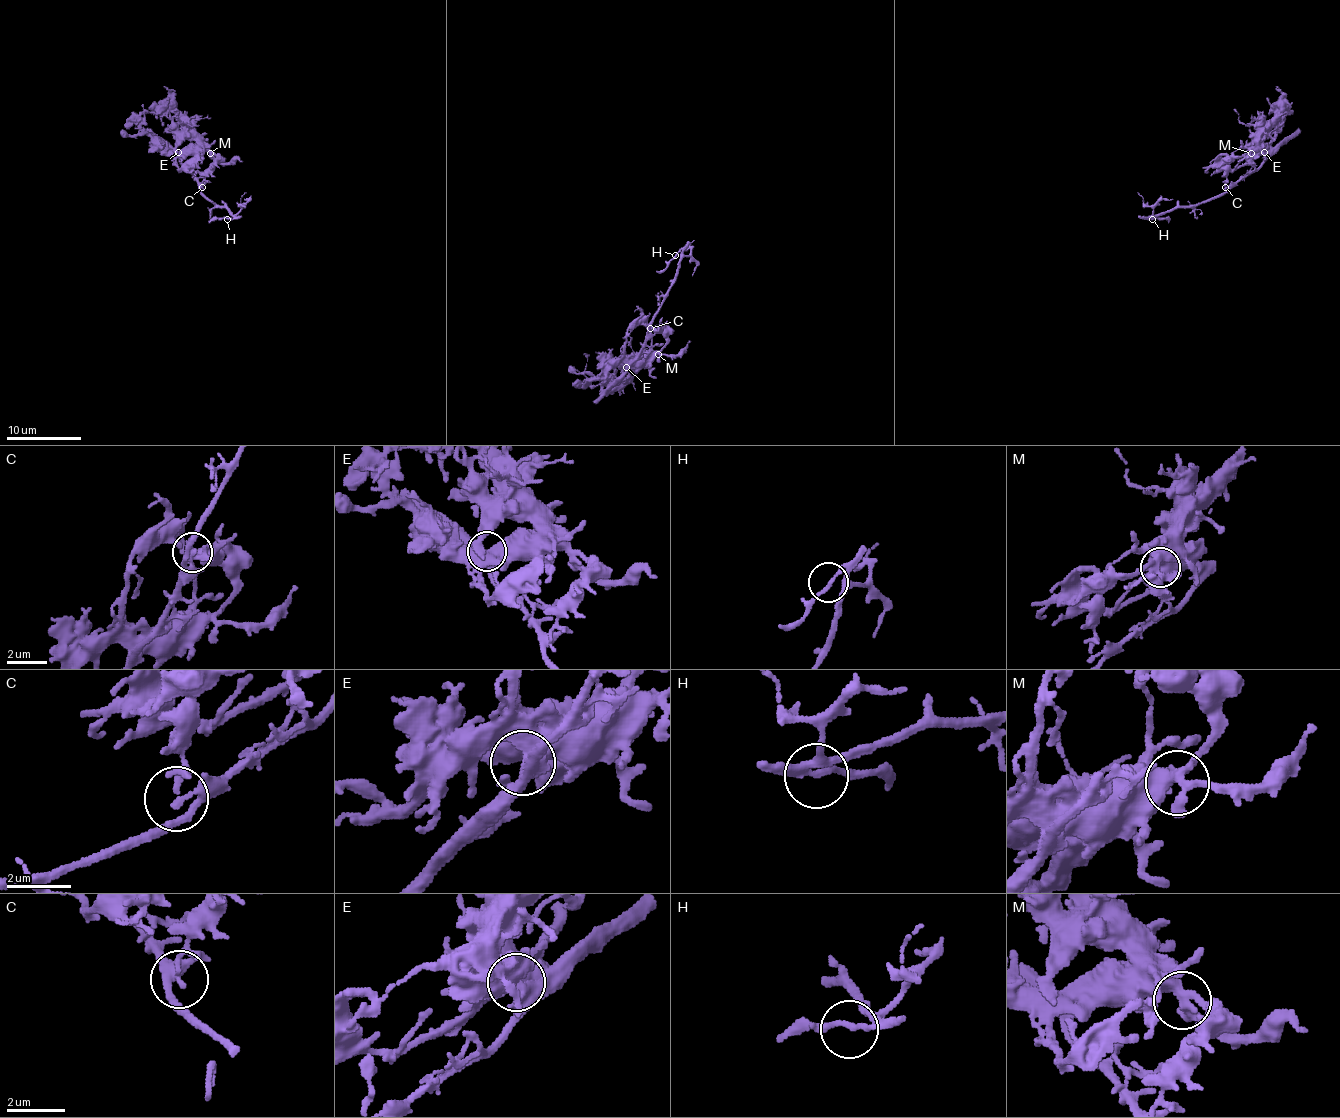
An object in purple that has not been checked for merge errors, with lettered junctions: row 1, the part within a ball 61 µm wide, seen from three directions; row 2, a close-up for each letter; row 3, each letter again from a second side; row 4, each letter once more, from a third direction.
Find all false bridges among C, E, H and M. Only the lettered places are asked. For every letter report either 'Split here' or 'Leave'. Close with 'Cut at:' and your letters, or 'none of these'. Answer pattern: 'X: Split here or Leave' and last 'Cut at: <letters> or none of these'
C: Leave
E: Leave
H: Leave
M: Leave
Cut at: none of these

